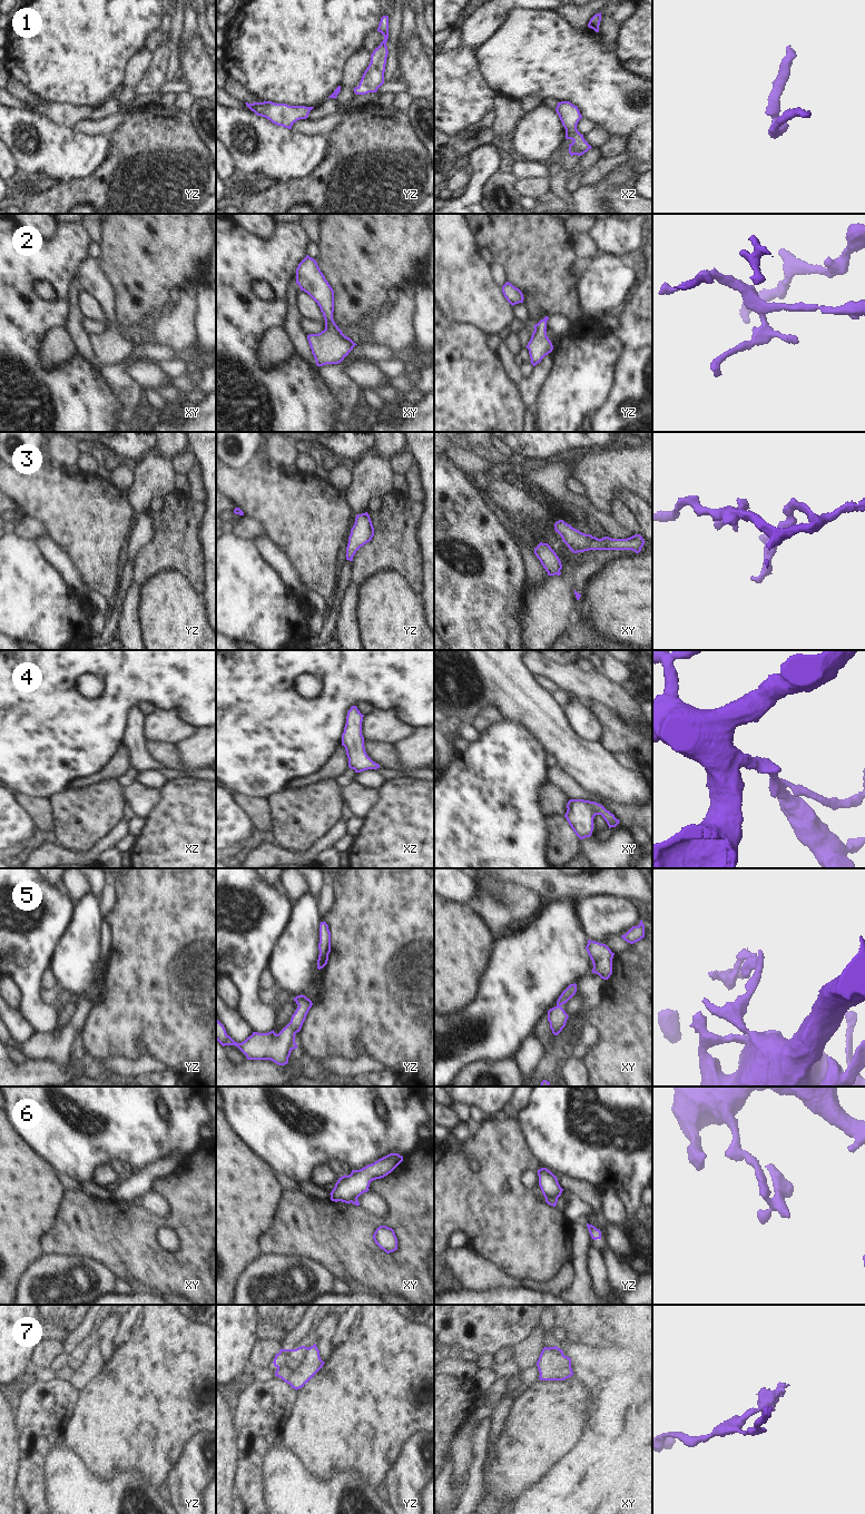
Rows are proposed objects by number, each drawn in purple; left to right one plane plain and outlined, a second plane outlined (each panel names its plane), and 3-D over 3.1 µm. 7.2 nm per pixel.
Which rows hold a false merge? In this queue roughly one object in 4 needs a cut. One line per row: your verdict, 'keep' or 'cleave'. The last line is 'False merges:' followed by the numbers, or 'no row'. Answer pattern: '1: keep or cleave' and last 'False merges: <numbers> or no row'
1: keep
2: keep
3: keep
4: keep
5: keep
6: cleave
7: keep
False merges: 6

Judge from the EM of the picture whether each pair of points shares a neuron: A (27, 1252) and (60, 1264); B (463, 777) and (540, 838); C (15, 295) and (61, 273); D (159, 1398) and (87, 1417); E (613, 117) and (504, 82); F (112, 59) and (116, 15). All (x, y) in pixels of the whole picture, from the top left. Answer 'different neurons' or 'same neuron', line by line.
A: different neurons
B: same neuron
C: same neuron
D: same neuron
E: same neuron
F: same neuron

